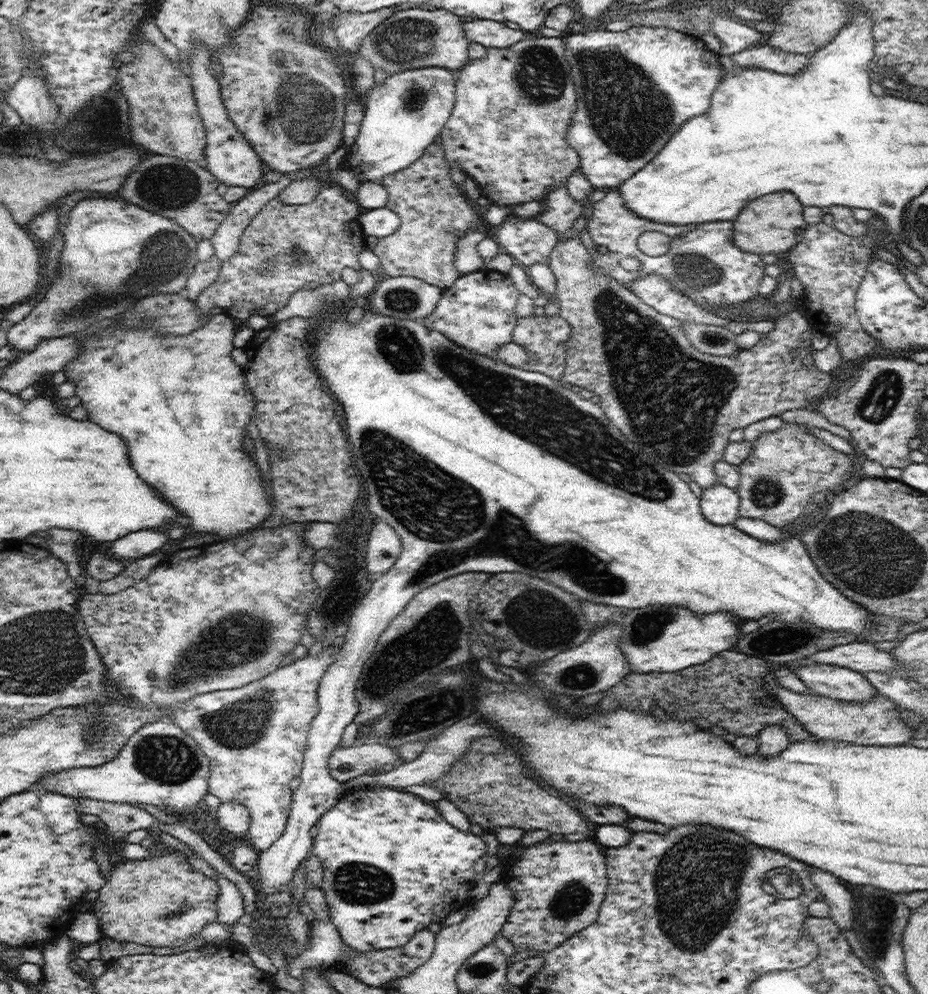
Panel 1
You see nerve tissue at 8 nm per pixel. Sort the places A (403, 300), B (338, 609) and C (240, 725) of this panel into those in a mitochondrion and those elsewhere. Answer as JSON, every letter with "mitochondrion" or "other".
{"A":"mitochondrion","B":"other","C":"mitochondrion"}

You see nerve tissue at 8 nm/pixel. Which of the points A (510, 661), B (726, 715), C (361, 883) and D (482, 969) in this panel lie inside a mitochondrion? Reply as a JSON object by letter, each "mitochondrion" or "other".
{"A":"other","B":"other","C":"mitochondrion","D":"mitochondrion"}

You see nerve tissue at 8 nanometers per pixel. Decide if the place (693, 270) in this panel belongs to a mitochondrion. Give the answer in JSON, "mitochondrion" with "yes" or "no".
{"mitochondrion":"yes"}

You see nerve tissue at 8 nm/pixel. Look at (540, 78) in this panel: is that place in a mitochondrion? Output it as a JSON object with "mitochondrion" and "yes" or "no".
{"mitochondrion":"yes"}

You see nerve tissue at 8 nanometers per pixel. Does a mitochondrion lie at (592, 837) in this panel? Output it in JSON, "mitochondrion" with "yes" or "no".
{"mitochondrion":"no"}

